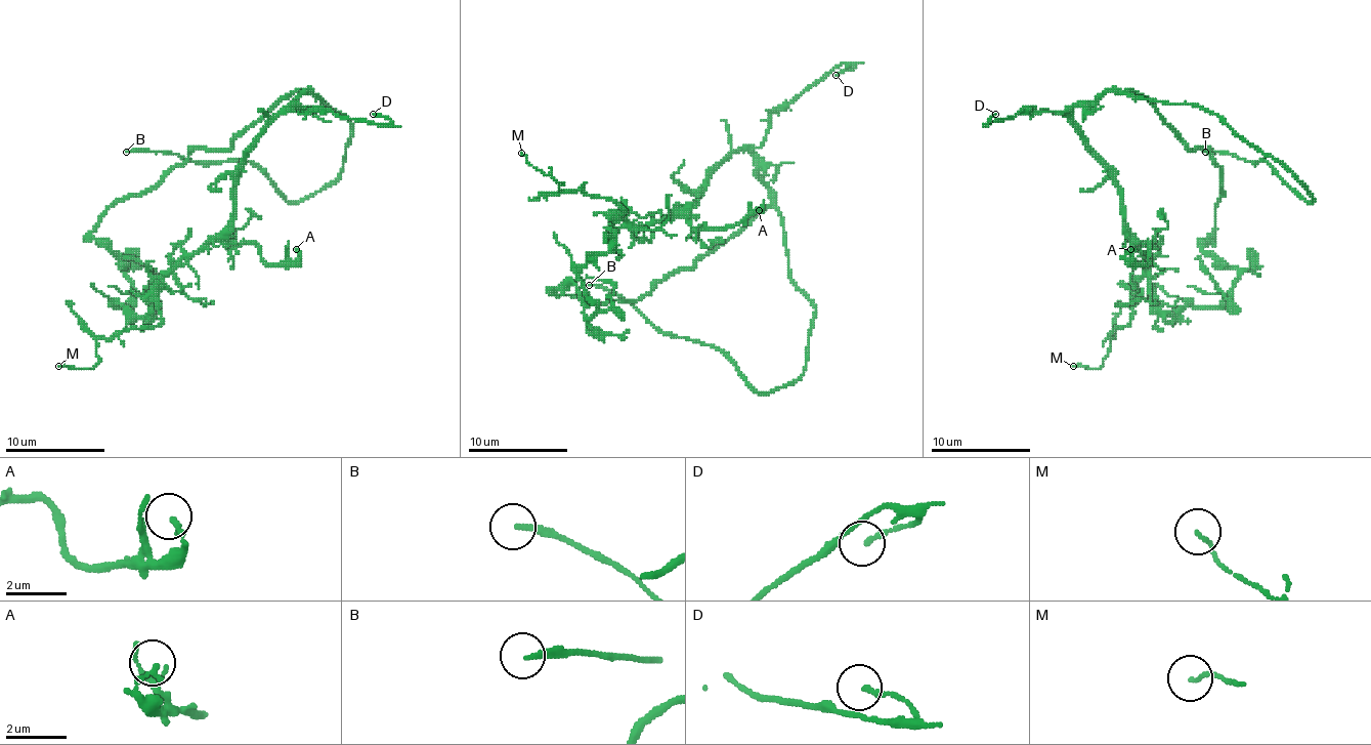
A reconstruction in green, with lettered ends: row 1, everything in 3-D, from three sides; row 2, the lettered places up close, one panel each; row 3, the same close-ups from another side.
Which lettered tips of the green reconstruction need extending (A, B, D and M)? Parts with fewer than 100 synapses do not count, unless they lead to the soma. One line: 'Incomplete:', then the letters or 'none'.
Incomplete: B

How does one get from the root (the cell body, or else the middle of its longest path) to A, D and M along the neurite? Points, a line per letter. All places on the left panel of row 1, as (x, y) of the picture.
A: (305, 91), (248, 152), (236, 178), (228, 236), (228, 244), (256, 244), (268, 263), (291, 263), (296, 249)
D: (305, 91), (291, 107), (296, 112), (333, 112), (373, 124), (390, 121), (373, 114)
M: (305, 91), (248, 152), (230, 221), (164, 279), (156, 296), (161, 321), (98, 338), (91, 369), (58, 366)

